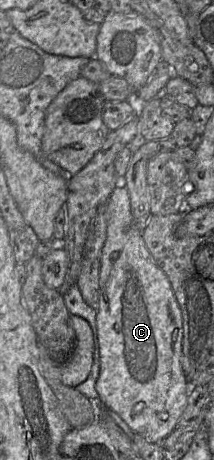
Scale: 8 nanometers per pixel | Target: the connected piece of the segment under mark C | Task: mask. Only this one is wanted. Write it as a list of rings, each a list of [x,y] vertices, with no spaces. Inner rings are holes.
[[[123,175],[109,196],[107,236],[99,272],[99,305],[96,325],[100,347],[100,375],[96,390],[100,403],[116,412],[136,434],[149,443],[162,443],[177,427],[187,405],[191,385],[182,369],[183,318],[171,283],[155,263],[140,231],[134,224],[130,196]]]

